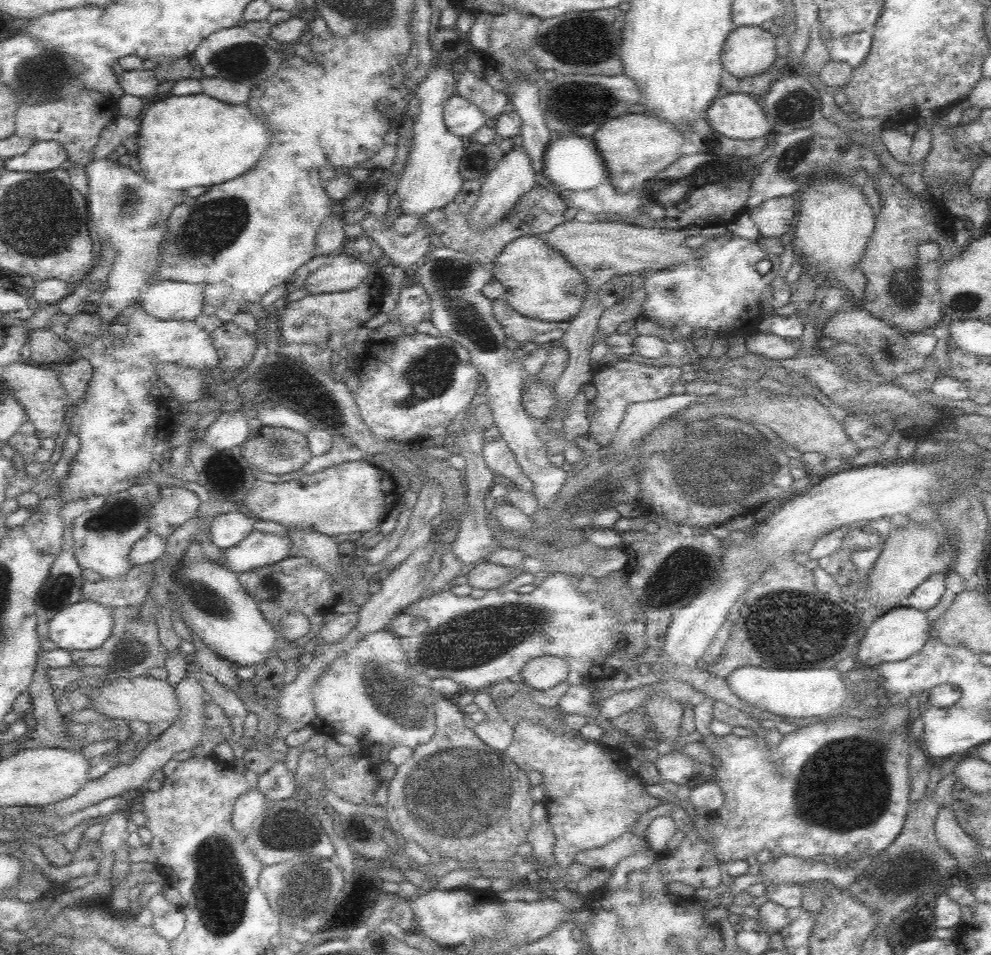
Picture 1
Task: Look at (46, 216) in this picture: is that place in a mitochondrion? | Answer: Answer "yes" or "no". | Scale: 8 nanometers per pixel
yes

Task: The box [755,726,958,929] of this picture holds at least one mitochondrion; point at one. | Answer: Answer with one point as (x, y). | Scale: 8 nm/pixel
(815, 796)

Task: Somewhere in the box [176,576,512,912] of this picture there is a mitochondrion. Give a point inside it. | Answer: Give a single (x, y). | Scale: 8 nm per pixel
(455, 791)

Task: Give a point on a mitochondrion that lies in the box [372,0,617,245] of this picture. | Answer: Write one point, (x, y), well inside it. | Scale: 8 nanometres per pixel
(555, 41)

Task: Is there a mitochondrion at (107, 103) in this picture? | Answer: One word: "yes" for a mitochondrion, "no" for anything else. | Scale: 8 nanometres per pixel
no

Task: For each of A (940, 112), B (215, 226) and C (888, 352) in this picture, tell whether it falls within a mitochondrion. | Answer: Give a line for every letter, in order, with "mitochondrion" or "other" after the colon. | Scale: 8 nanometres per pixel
A: other
B: mitochondrion
C: other

